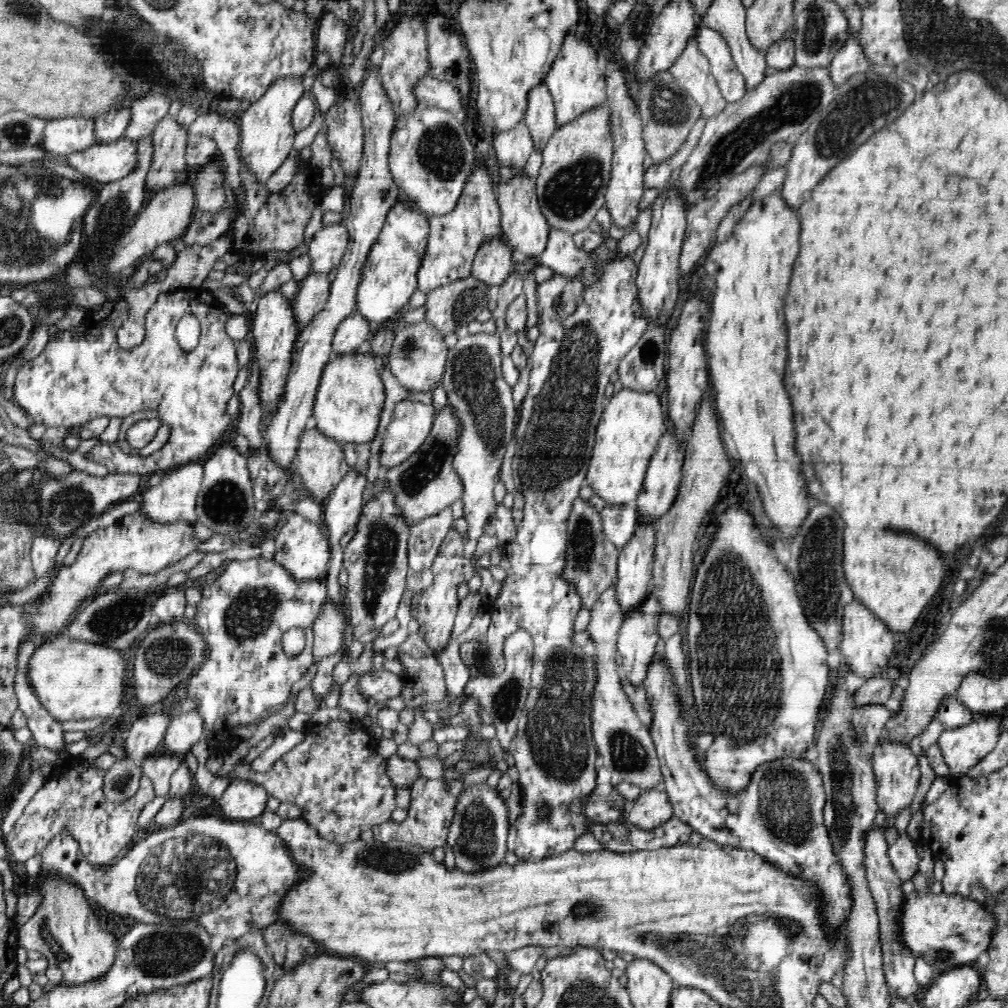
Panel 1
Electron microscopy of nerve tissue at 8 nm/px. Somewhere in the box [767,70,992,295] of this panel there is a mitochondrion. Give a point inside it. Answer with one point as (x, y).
(866, 104)

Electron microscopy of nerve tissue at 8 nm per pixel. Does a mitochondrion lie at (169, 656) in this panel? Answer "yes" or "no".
yes

